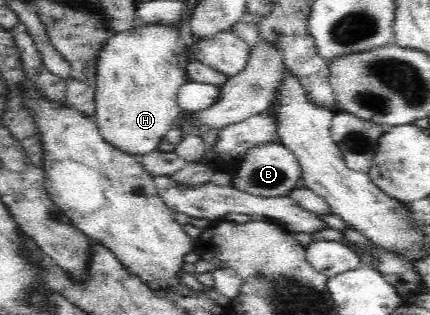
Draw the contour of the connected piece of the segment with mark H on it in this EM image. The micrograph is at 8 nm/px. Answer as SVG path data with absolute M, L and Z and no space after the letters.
M141 26L141 28L139 28L136 32L127 32L127 34L115 36L115 38L109 42L105 51L101 52L100 60L98 61L98 82L95 92L95 103L97 103L97 106L94 122L99 128L98 131L100 132L100 135L107 144L110 144L121 153L133 156L137 160L140 160L143 156L152 155L153 152L157 152L157 150L160 149L160 144L163 142L165 136L167 136L167 132L169 132L169 130L173 127L178 126L178 119L182 114L182 108L178 101L178 93L181 86L188 82L188 77L181 69L181 57L179 57L177 52L176 39L177 32L174 32L174 30L168 30L168 28L162 28L162 26L153 26L153 28Z

